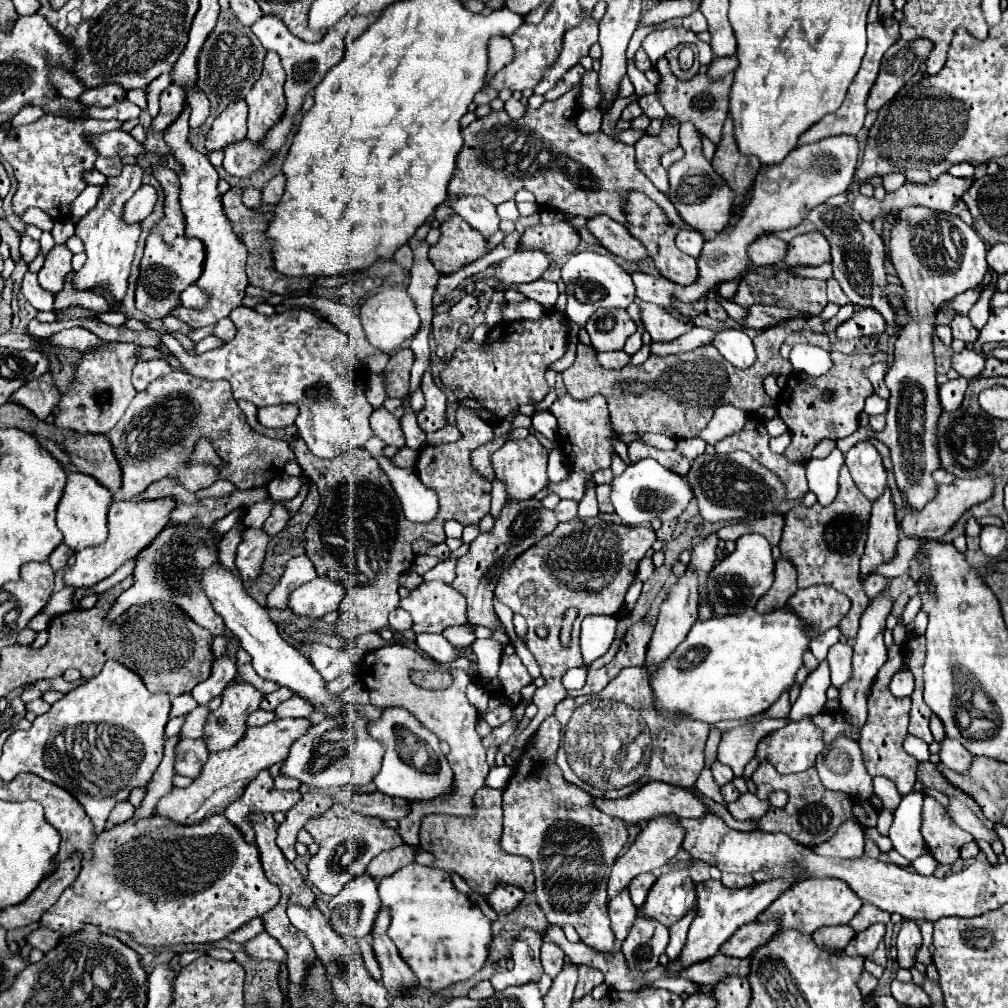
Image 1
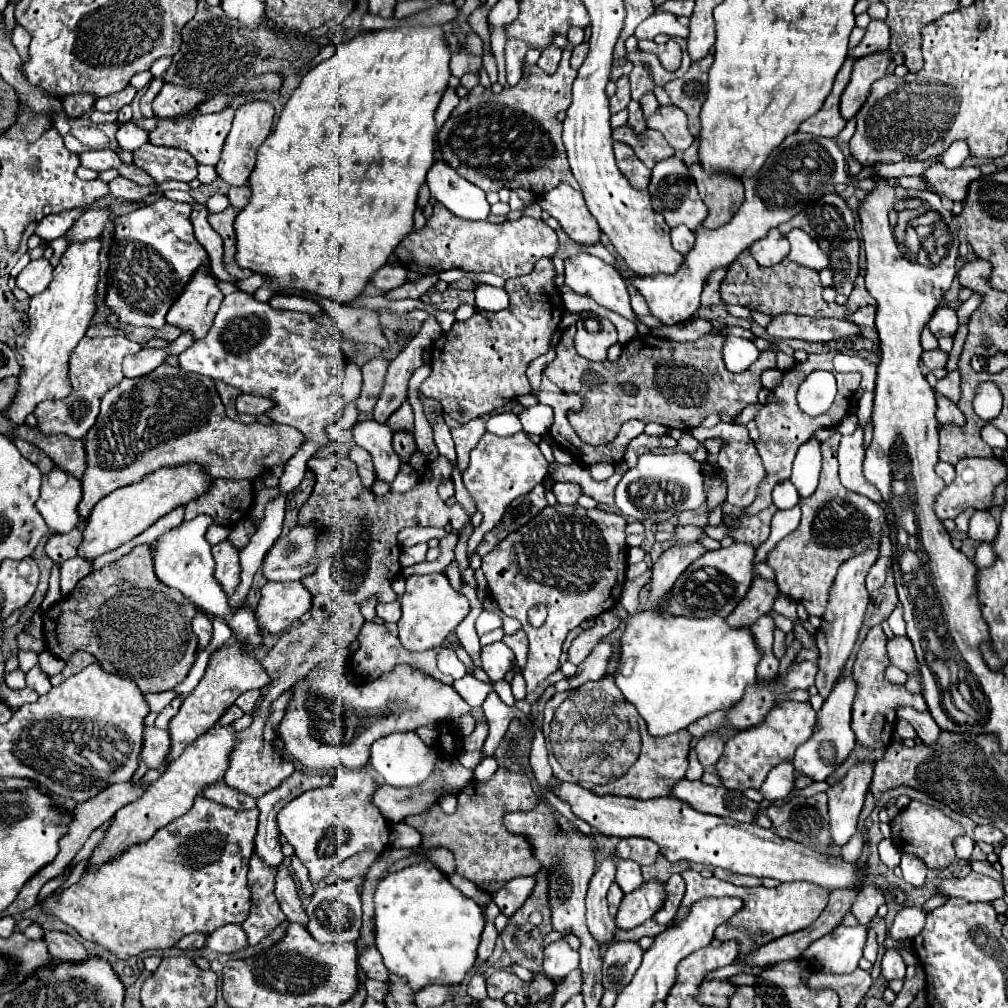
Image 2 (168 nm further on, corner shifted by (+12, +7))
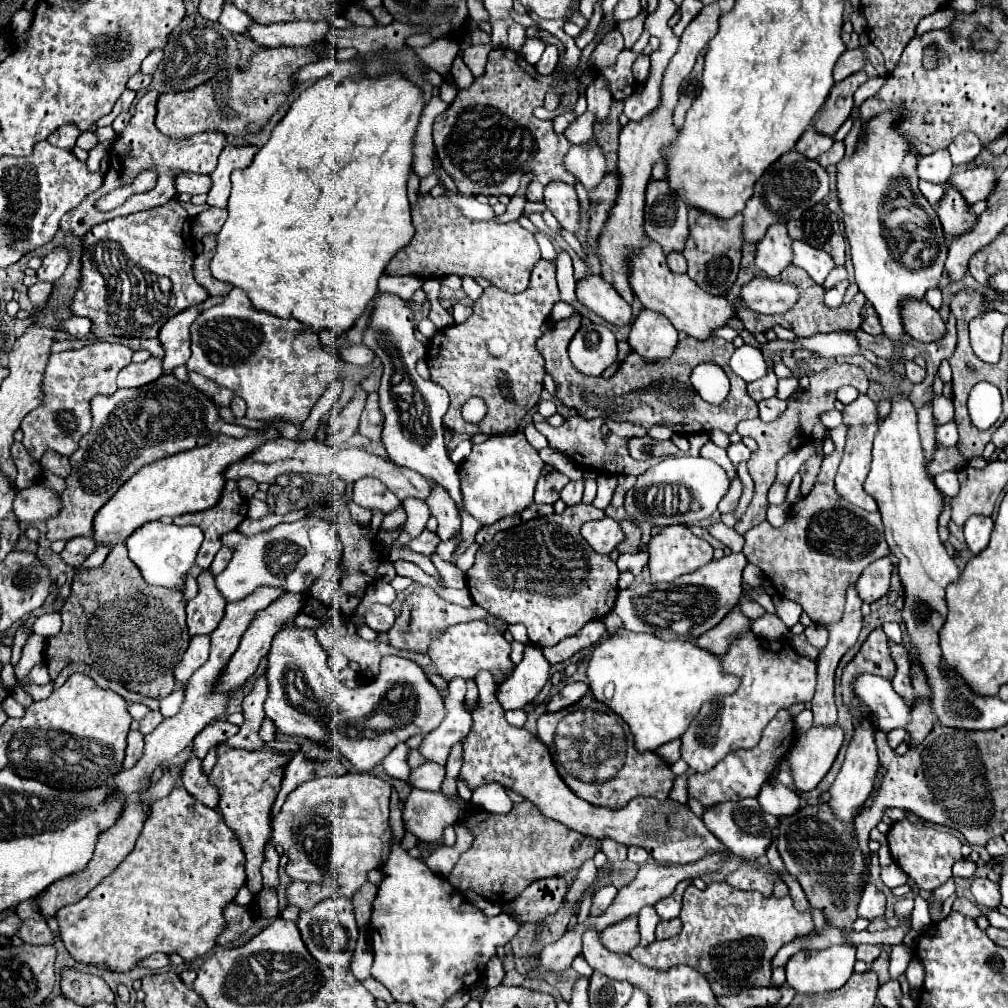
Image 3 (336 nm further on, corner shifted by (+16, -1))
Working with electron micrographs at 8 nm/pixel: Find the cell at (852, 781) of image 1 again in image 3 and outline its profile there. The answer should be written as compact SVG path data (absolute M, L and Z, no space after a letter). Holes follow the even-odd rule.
M838 725L812 727L808 733L796 737L786 761L790 763L794 789L798 795L816 789L816 785L832 767L842 739L844 733Z

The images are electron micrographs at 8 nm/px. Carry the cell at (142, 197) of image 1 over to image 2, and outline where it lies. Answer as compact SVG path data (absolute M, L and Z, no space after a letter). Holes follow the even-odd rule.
M94 207L88 213L84 213L74 227L66 233L66 239L76 239L76 241L84 241L84 239L94 239L104 231L104 225L112 219L112 209L110 207Z

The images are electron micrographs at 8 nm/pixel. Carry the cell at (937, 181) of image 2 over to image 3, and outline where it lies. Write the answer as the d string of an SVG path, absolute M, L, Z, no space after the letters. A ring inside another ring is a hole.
M982 163L968 171L960 171L950 177L950 185L960 189L960 193L964 195L964 199L968 199L968 203L978 203L988 199L996 187L996 181L998 177L992 165L988 163Z

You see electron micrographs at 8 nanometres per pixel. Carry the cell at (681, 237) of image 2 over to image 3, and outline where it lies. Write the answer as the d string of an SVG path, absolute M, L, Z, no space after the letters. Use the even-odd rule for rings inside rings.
M674 253L666 257L666 263L672 273L686 273L686 259L682 253Z

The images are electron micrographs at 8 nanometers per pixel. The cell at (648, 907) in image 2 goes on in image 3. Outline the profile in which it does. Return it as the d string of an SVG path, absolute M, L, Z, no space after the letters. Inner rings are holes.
M628 917L600 933L600 943L614 953L630 953L640 941L638 917Z

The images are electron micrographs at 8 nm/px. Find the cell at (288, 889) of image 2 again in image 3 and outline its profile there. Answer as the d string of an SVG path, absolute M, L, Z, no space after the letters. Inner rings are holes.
M266 845L264 847L264 863L262 863L262 879L266 887L274 887L278 885L278 853L274 849L274 845Z

